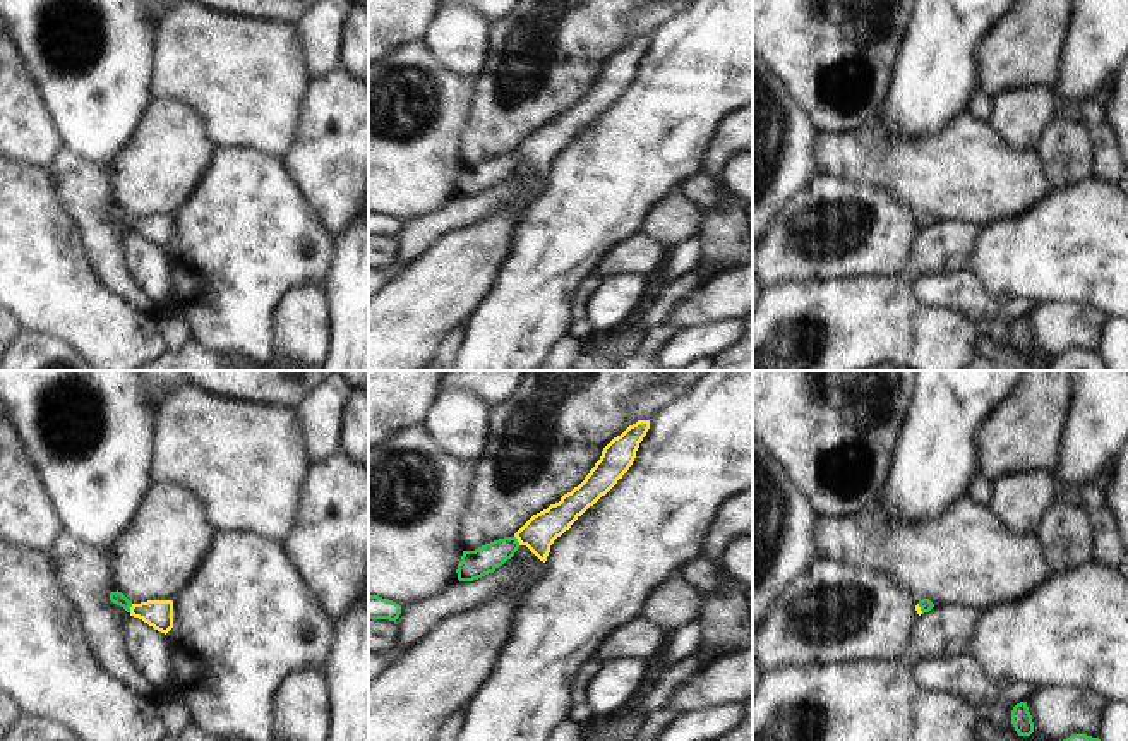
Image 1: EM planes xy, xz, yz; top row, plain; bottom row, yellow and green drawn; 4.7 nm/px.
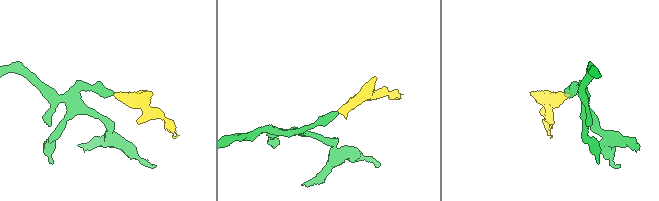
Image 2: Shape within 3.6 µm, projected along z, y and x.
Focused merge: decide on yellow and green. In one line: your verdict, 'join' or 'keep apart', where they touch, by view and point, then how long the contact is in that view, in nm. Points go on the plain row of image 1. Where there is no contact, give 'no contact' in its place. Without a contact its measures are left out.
join; contact xz (518, 156); length 50 nm

